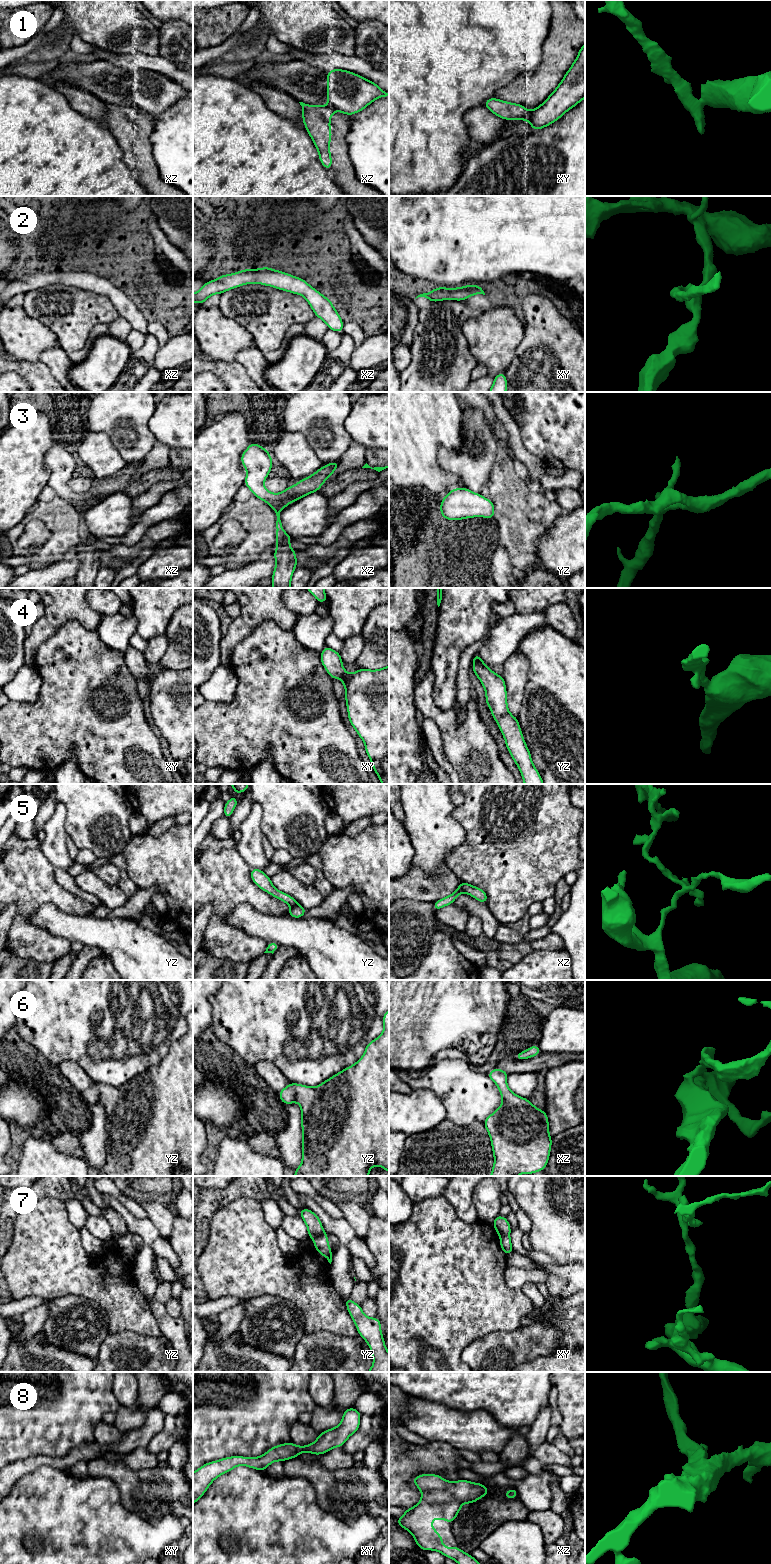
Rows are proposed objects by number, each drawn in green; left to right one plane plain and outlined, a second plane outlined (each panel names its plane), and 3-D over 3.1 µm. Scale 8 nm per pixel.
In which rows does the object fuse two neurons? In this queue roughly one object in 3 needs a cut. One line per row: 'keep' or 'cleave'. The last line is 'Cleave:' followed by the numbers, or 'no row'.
1: cleave
2: keep
3: keep
4: keep
5: cleave
6: keep
7: cleave
8: keep
Cleave: 1, 5, 7

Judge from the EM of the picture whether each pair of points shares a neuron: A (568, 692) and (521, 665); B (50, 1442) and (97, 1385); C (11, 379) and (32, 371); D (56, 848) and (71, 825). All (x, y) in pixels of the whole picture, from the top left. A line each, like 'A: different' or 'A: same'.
A: different
B: same
C: different
D: different

